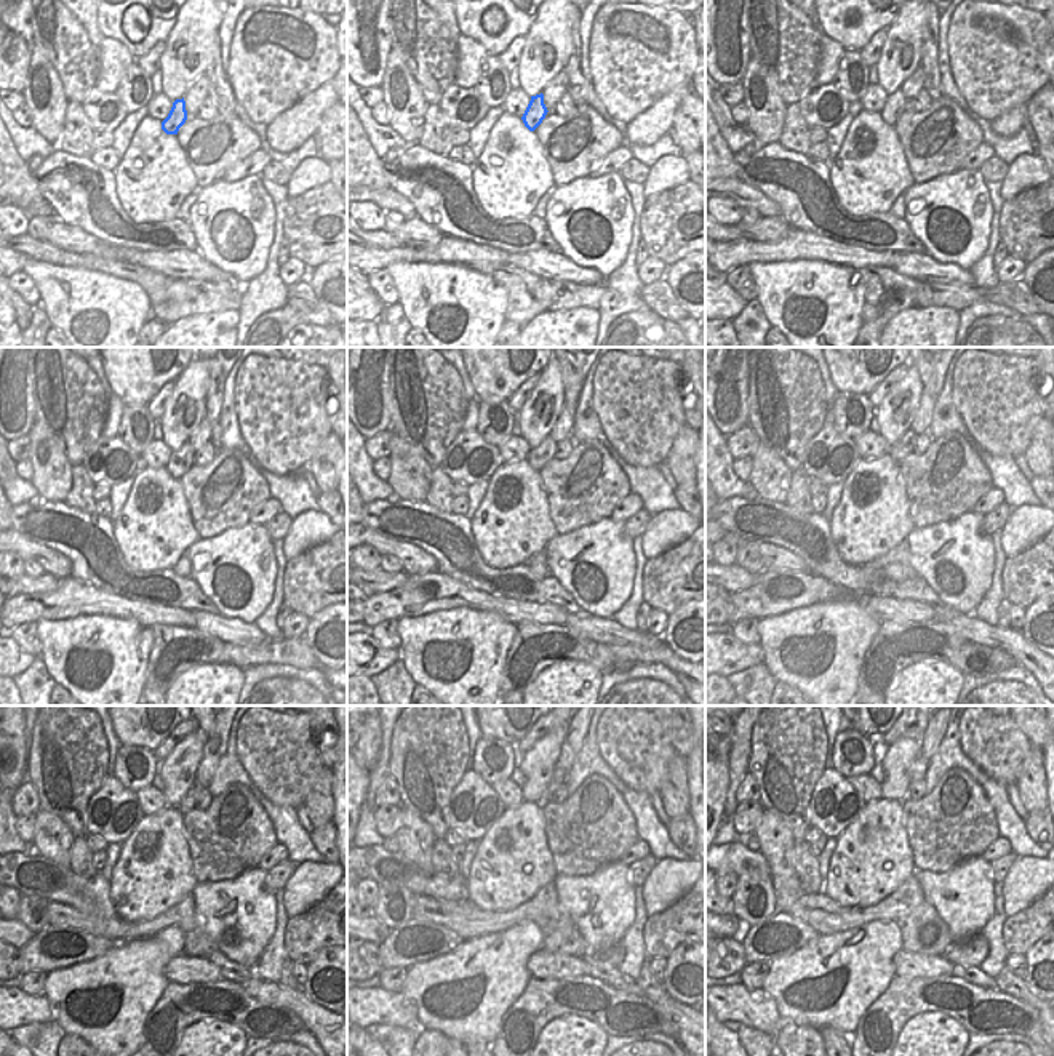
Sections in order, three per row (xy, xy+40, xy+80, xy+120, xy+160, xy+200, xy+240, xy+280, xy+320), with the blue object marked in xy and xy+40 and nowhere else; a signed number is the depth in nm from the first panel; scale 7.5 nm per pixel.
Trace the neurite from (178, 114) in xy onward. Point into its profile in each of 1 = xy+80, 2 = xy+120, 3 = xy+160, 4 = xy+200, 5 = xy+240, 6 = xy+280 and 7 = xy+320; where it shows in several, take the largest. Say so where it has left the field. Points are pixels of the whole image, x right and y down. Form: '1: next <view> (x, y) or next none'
1: next xy+80 (894, 108)
2: next xy+120 (181, 461)
3: next xy+160 (538, 458)
4: next xy+200 (906, 445)
5: next xy+240 (187, 804)
6: next xy+280 (558, 776)
7: next xy+320 (920, 765)

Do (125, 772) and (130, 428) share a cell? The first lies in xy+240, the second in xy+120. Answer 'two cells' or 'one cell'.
one cell

